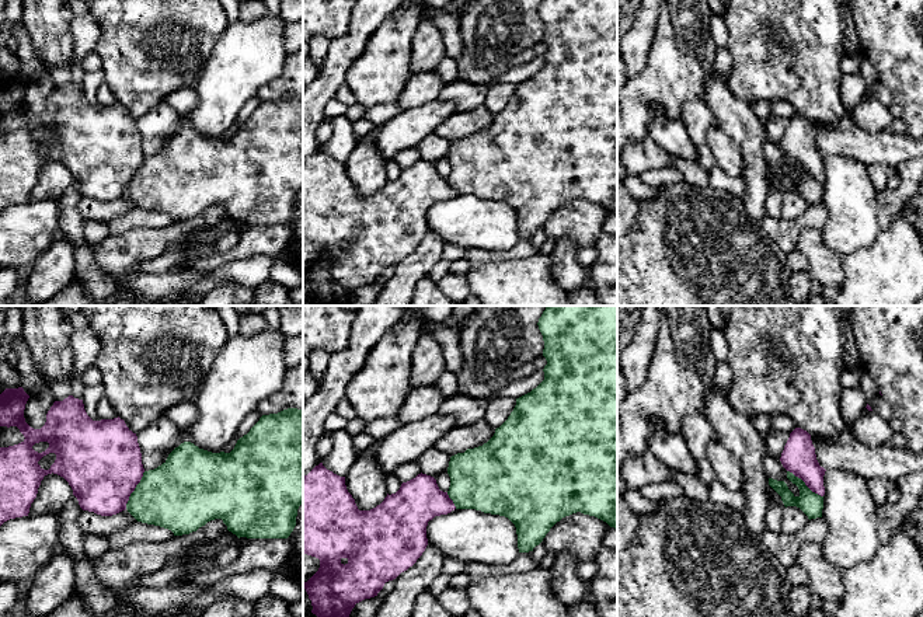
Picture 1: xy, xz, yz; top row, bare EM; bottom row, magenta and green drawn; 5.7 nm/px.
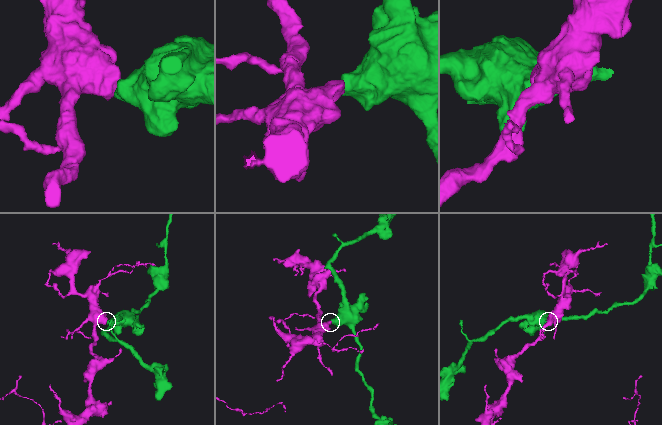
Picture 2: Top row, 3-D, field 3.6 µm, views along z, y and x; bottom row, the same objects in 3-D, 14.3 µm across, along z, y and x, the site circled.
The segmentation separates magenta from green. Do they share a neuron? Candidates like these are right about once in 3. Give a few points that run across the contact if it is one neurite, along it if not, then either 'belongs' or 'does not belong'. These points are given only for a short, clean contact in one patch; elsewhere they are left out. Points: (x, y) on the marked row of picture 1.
xy (145, 471), (125, 508) | does not belong

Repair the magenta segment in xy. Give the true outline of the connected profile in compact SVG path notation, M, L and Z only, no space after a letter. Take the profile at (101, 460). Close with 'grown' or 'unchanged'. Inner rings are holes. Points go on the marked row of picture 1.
M22 387L6 388L0 394L0 426L17 426L25 438L18 445L0 447L0 526L10 519L28 516L41 481L52 473L69 482L83 510L101 516L125 510L130 494L144 473L136 433L119 416L93 421L84 409L83 400L73 395L55 401L46 414L45 425L34 429L24 418L28 398ZM39 442L49 443L42 453L32 449ZM49 453L55 453L56 460L49 470L43 470L38 461Z; unchanged

